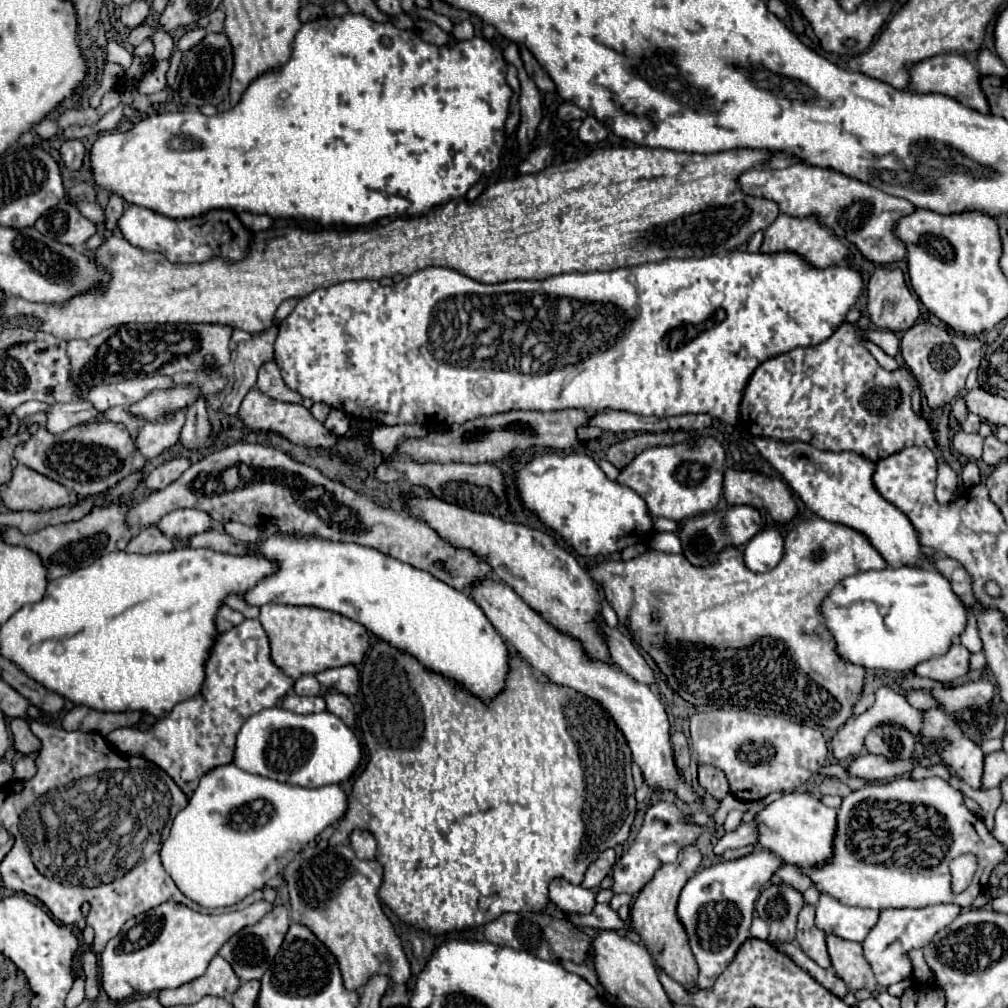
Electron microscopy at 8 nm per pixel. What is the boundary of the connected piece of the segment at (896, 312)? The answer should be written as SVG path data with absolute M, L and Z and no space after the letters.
M880 266L868 282L870 320L892 332L908 330L918 318L918 302L910 294L898 266Z

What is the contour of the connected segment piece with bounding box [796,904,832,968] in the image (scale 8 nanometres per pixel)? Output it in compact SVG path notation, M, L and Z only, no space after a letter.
M806 904L798 916L796 940L804 954L808 954L822 968L830 968L830 956L826 952L826 934L814 924L814 906Z

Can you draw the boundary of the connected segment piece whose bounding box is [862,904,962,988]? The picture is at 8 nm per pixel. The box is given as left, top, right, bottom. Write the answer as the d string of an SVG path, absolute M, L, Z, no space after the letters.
M942 904L942 906L932 906L932 908L902 908L902 910L884 910L880 912L880 920L876 928L866 936L864 940L864 958L870 962L876 980L880 986L888 988L912 974L912 962L908 958L910 950L922 950L926 948L932 938L944 930L950 922L954 922L962 912L962 906L956 904Z

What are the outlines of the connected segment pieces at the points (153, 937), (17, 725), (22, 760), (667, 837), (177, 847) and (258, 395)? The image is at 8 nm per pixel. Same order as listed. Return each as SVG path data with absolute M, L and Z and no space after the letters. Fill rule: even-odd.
M266 900L244 910L222 914L200 914L184 904L164 902L146 914L128 920L122 932L112 938L100 954L100 988L110 1000L126 1000L134 994L152 994L164 988L178 988L200 978L210 960L244 926L256 924L272 910ZM136 926L136 928L134 928ZM134 928L134 932L130 932Z
M14 718L10 722L10 730L14 736L14 748L20 754L32 754L40 750L40 740L36 740L36 736L32 734L32 730L28 728L28 722L24 718Z
M20 756L14 764L14 778L16 780L30 780L36 774L36 764L32 756Z
M656 802L652 804L646 814L644 814L644 824L634 840L634 844L630 846L630 850L614 864L614 884L612 884L612 894L630 894L636 896L644 884L654 876L656 868L660 868L660 864L668 864L674 862L680 848L684 844L692 844L696 842L696 838L700 836L700 826L696 824L682 824L680 818L684 814L670 802Z
M234 764L204 774L188 806L178 812L168 840L162 844L162 864L180 892L204 908L226 908L280 874L294 856L326 826L336 824L348 806L338 784L302 788L240 770Z
M252 388L240 410L238 410L238 418L244 422L244 426L248 430L254 430L254 432L274 432L274 434L280 434L282 438L290 440L292 444L298 444L298 446L308 446L308 448L324 448L324 450L330 450L336 442L338 442L338 436L334 436L332 432L328 432L324 428L322 422L318 422L310 410L302 404L280 404L272 398L268 398L266 394L262 394L260 390Z

